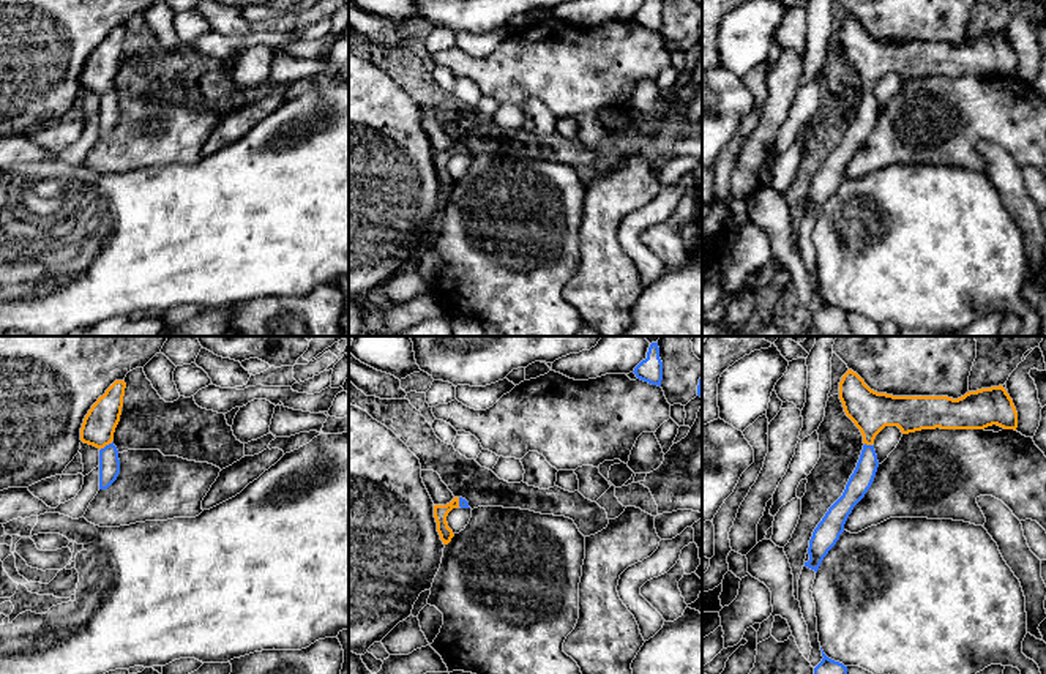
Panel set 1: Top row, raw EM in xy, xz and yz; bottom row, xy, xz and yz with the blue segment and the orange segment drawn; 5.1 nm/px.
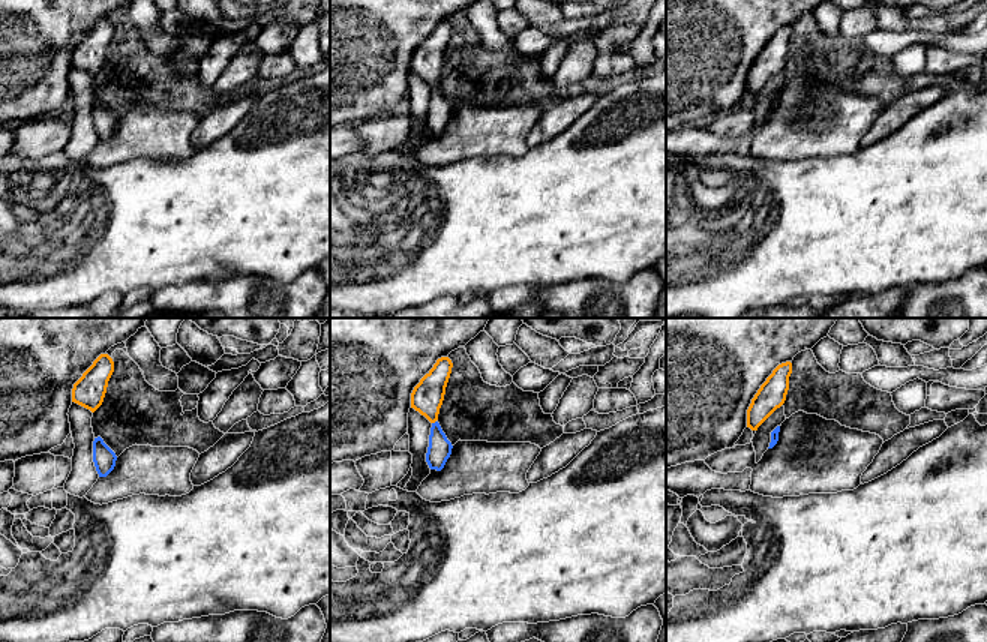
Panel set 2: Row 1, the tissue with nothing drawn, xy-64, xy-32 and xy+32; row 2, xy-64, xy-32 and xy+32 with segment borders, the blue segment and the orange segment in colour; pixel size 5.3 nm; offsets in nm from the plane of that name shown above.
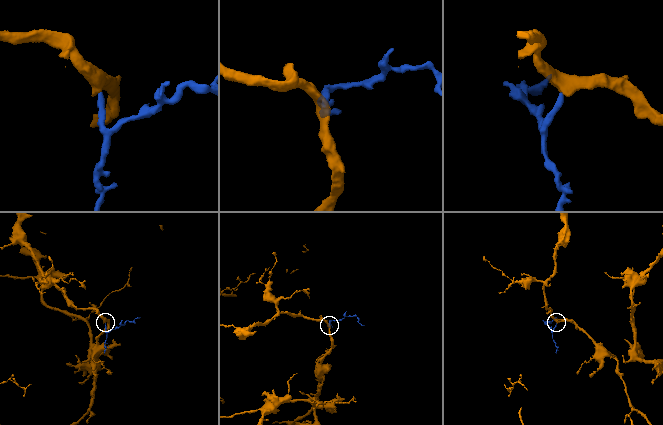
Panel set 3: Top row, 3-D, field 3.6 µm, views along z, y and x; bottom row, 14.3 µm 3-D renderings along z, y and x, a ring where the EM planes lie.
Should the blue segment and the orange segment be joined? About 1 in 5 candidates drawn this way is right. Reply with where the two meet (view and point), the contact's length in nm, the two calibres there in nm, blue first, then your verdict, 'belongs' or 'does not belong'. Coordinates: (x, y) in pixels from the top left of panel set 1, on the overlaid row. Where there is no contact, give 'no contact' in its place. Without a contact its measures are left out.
xy (106, 445) | 80 nm | 110/170 nm | belongs

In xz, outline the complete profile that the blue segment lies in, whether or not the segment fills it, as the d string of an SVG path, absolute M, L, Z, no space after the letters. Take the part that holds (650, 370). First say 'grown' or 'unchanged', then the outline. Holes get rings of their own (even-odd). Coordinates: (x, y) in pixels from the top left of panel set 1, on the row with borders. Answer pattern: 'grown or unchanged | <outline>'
unchanged | M652 343L647 352L647 358L642 360L633 371L637 379L652 385L661 387L663 380L663 361L659 358L658 343Z

